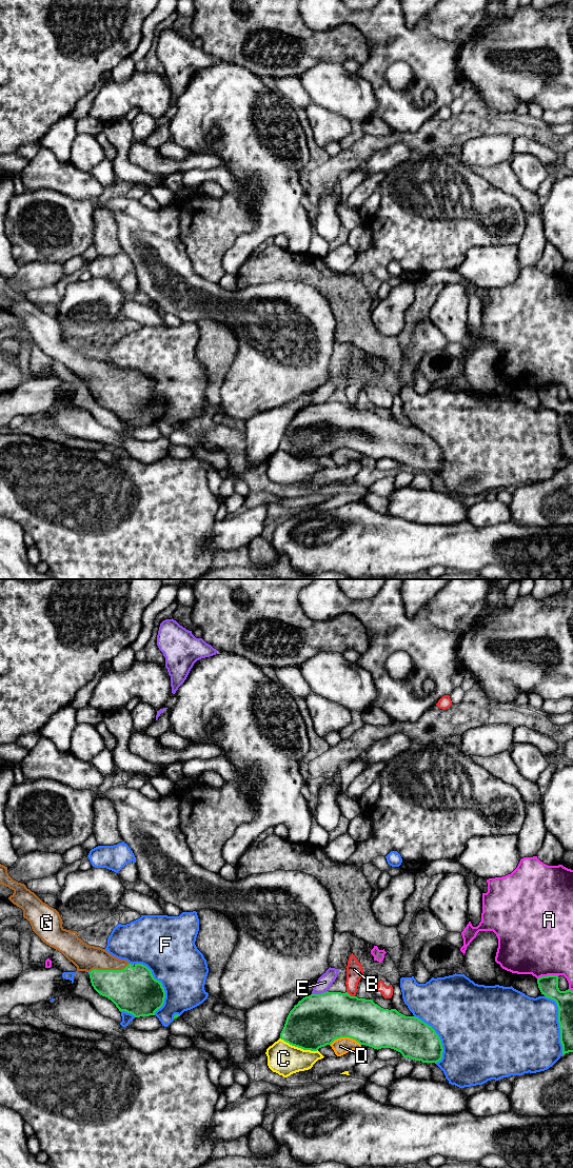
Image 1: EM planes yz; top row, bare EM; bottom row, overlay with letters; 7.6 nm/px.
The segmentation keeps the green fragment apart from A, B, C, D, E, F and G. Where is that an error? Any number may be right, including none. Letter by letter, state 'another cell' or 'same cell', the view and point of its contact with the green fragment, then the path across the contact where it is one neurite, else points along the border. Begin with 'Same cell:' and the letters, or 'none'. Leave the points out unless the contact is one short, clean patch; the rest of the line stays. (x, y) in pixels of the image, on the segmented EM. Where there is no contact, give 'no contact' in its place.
Same cell: G
A: another cell | yz (548, 975)
B: another cell | yz (350, 995)
C: another cell | yz (299, 1047) | along yz (280, 1037), (303, 1049), (317, 1050)
D: another cell | yz (344, 1036)
E: another cell | yz (319, 994)
F: another cell | yz (161, 985)
G: same cell | yz (109, 970) | across yz (134, 989), (122, 984), (109, 970), (97, 961), (85, 957)

